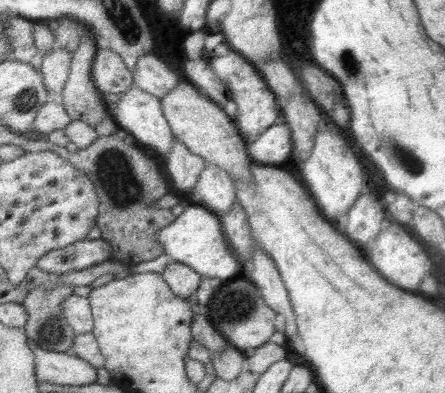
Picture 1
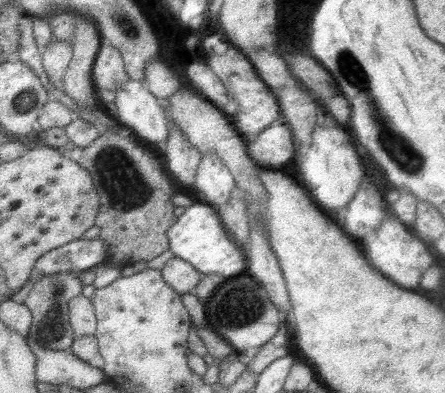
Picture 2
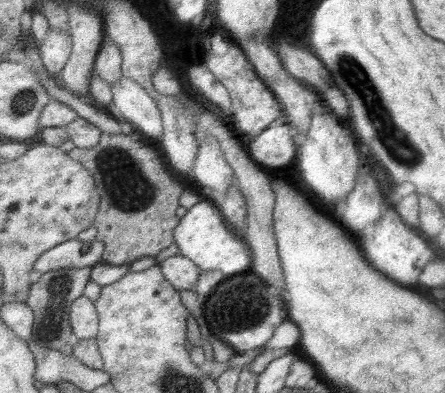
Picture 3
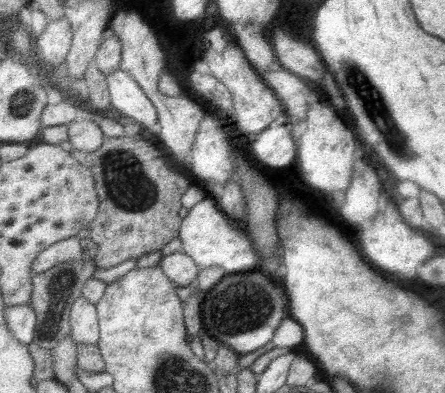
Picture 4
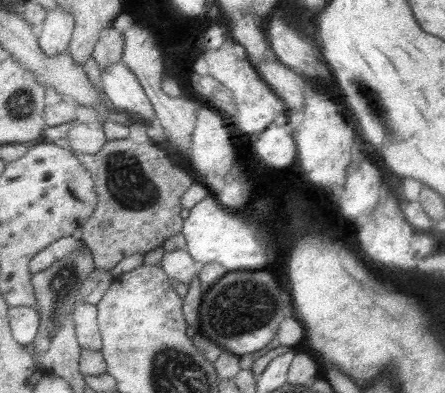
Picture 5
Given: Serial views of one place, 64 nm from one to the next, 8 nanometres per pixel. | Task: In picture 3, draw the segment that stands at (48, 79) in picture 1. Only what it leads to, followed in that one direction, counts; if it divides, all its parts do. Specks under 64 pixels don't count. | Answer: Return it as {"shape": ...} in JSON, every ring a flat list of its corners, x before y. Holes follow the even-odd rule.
{"shape":[[49,28,49,34,45,36,45,40,37,44,41,64,51,78,59,80,59,72,65,68,65,64,69,60,69,54,73,48,71,44,73,44,73,40,71,40,69,30,61,32,61,30,53,30,53,28]]}

